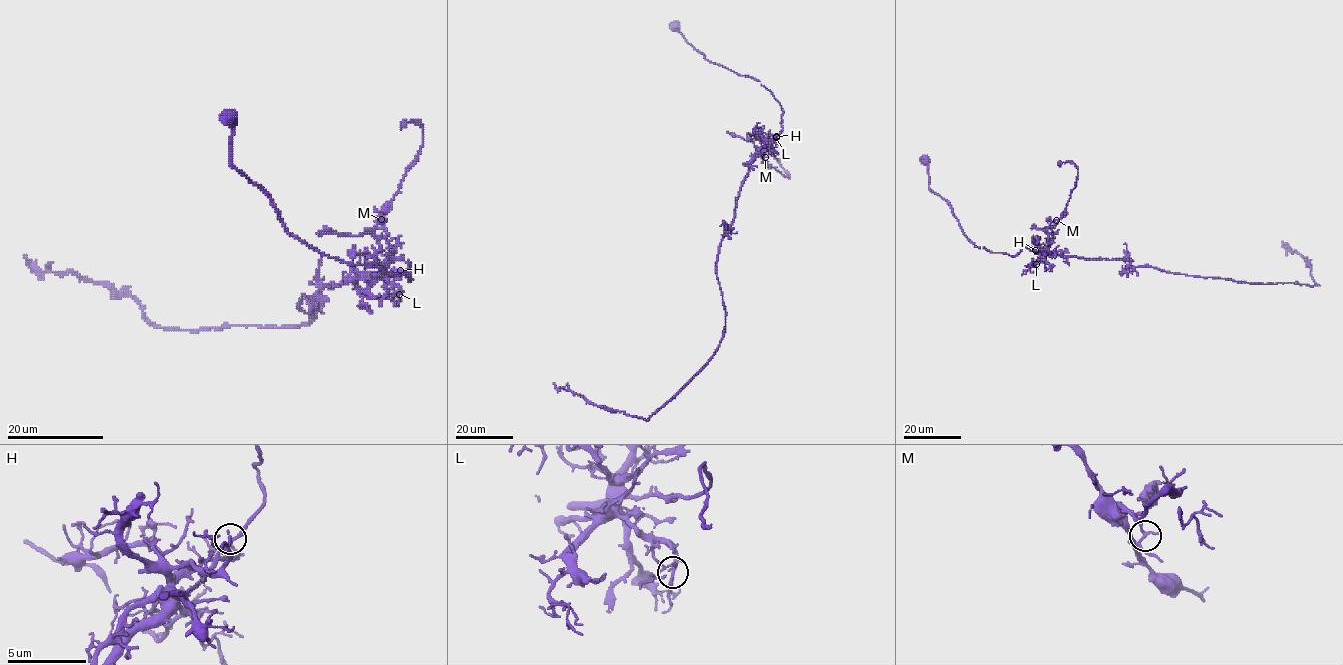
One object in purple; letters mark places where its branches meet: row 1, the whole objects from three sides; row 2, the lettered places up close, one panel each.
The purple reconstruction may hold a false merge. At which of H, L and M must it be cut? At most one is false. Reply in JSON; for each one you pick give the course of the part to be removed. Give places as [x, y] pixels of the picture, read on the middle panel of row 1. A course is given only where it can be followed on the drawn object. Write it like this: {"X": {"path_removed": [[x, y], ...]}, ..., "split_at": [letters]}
{"M": {"path_removed": [[765, 157], [763, 160], [767, 165], [789, 178], [776, 158]]}, "split_at": ["M"]}

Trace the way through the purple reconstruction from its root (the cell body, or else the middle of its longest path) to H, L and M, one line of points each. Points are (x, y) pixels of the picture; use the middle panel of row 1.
H: (727, 231), (751, 162), (776, 136)
L: (727, 231), (752, 156), (776, 137)
M: (727, 231), (751, 162), (765, 149), (770, 149), (765, 152), (765, 157)

